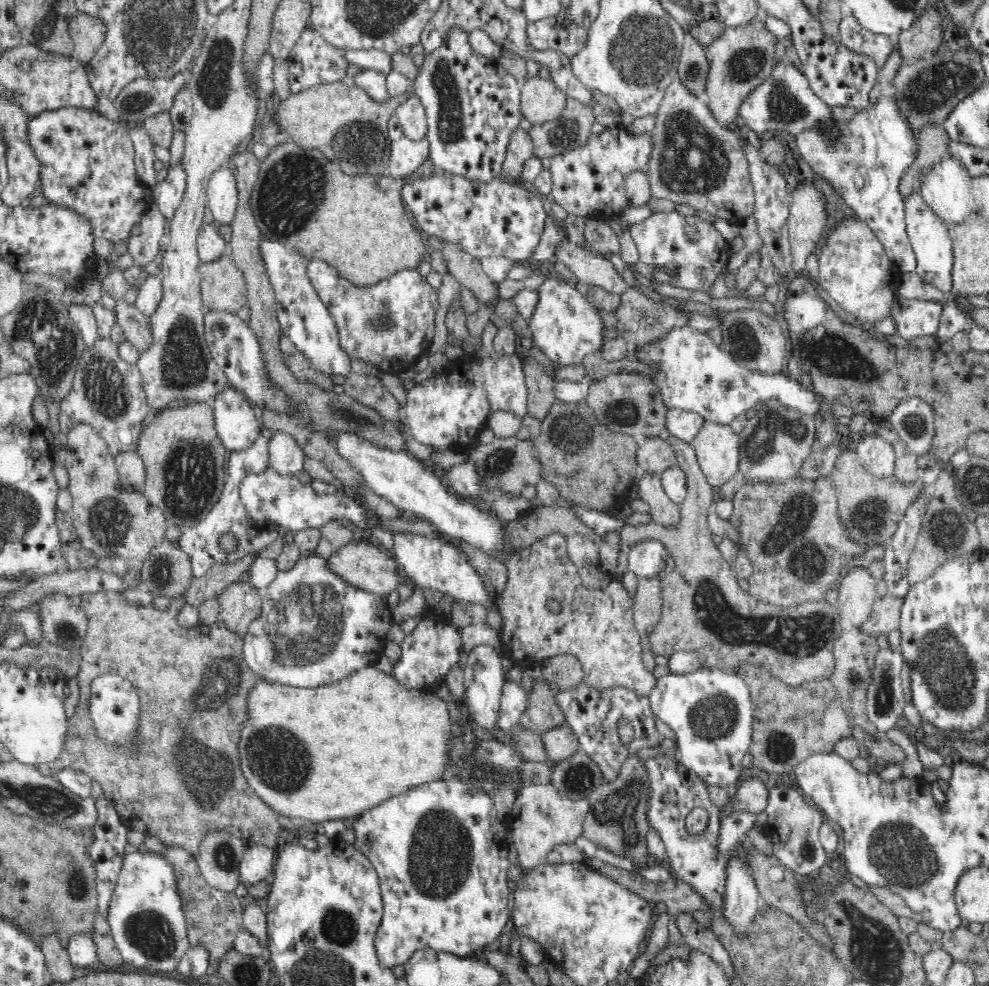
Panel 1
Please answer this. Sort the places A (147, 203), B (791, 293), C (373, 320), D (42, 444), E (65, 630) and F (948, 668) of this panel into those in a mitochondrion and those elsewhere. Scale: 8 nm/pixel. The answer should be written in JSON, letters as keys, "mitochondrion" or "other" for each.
{"A":"other","B":"other","C":"mitochondrion","D":"other","E":"mitochondrion","F":"mitochondrion"}

